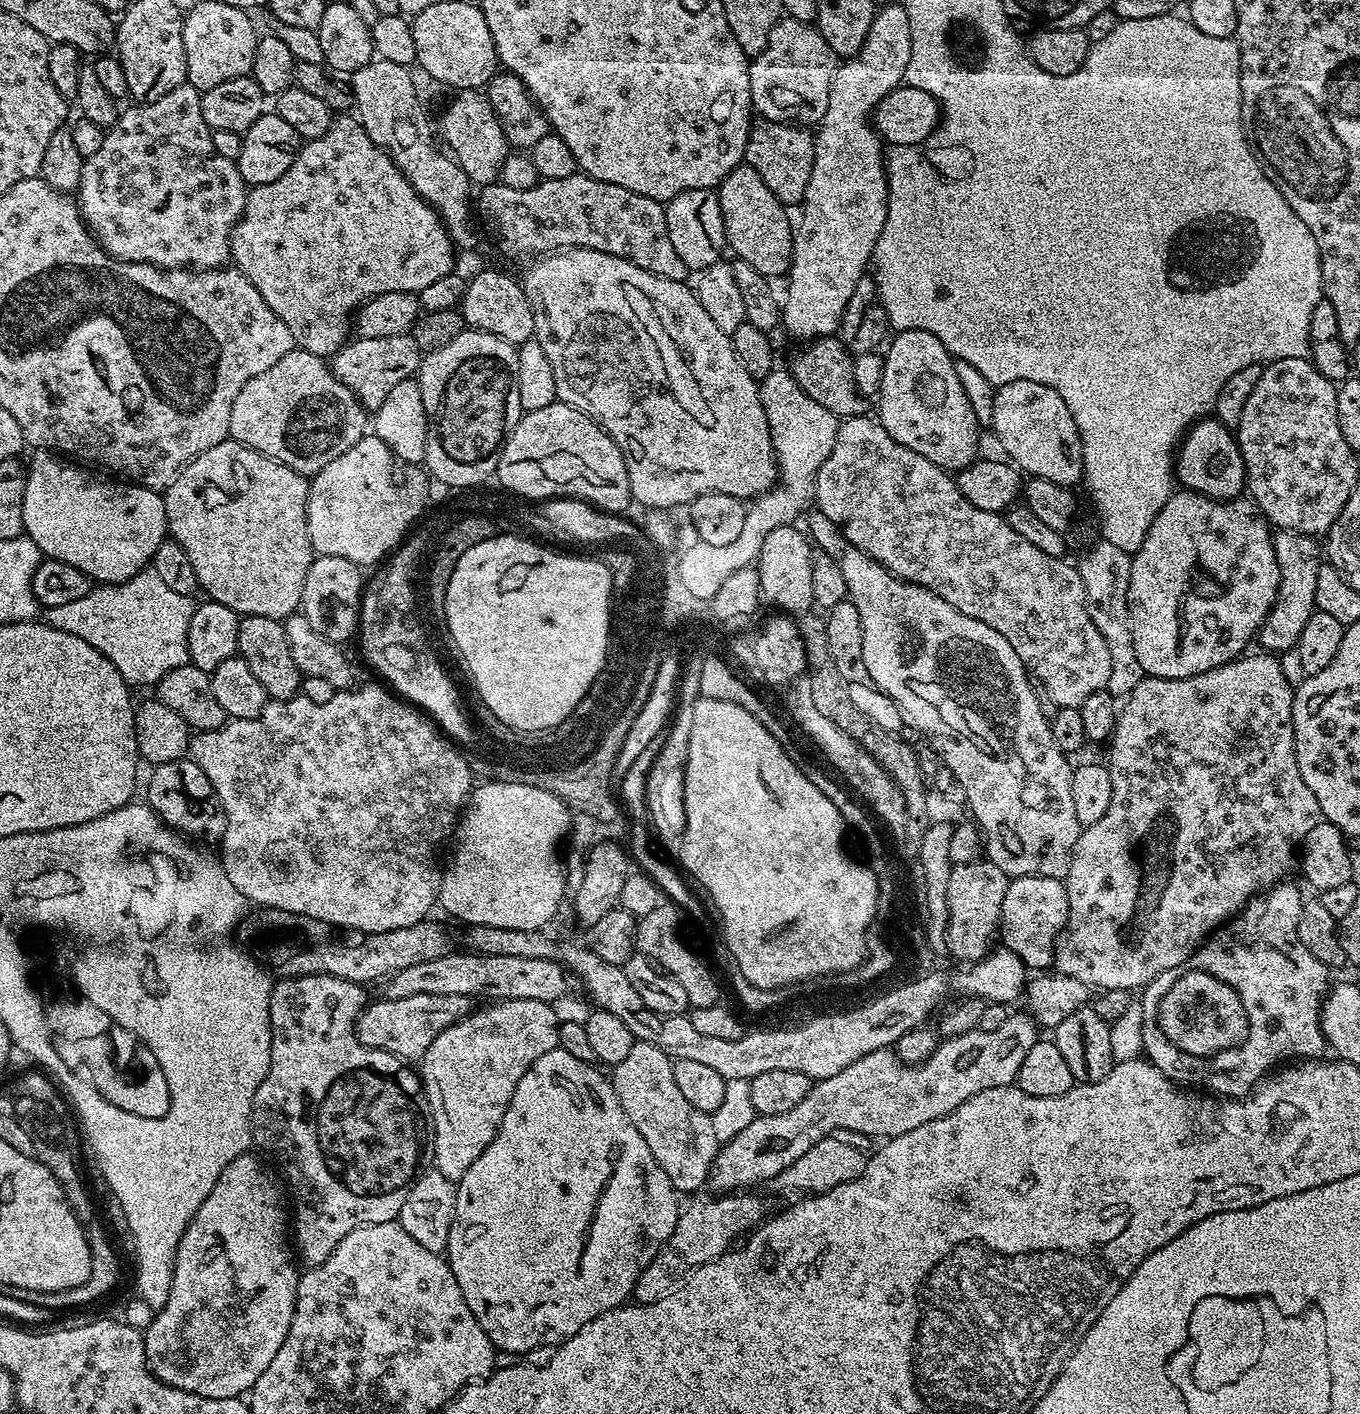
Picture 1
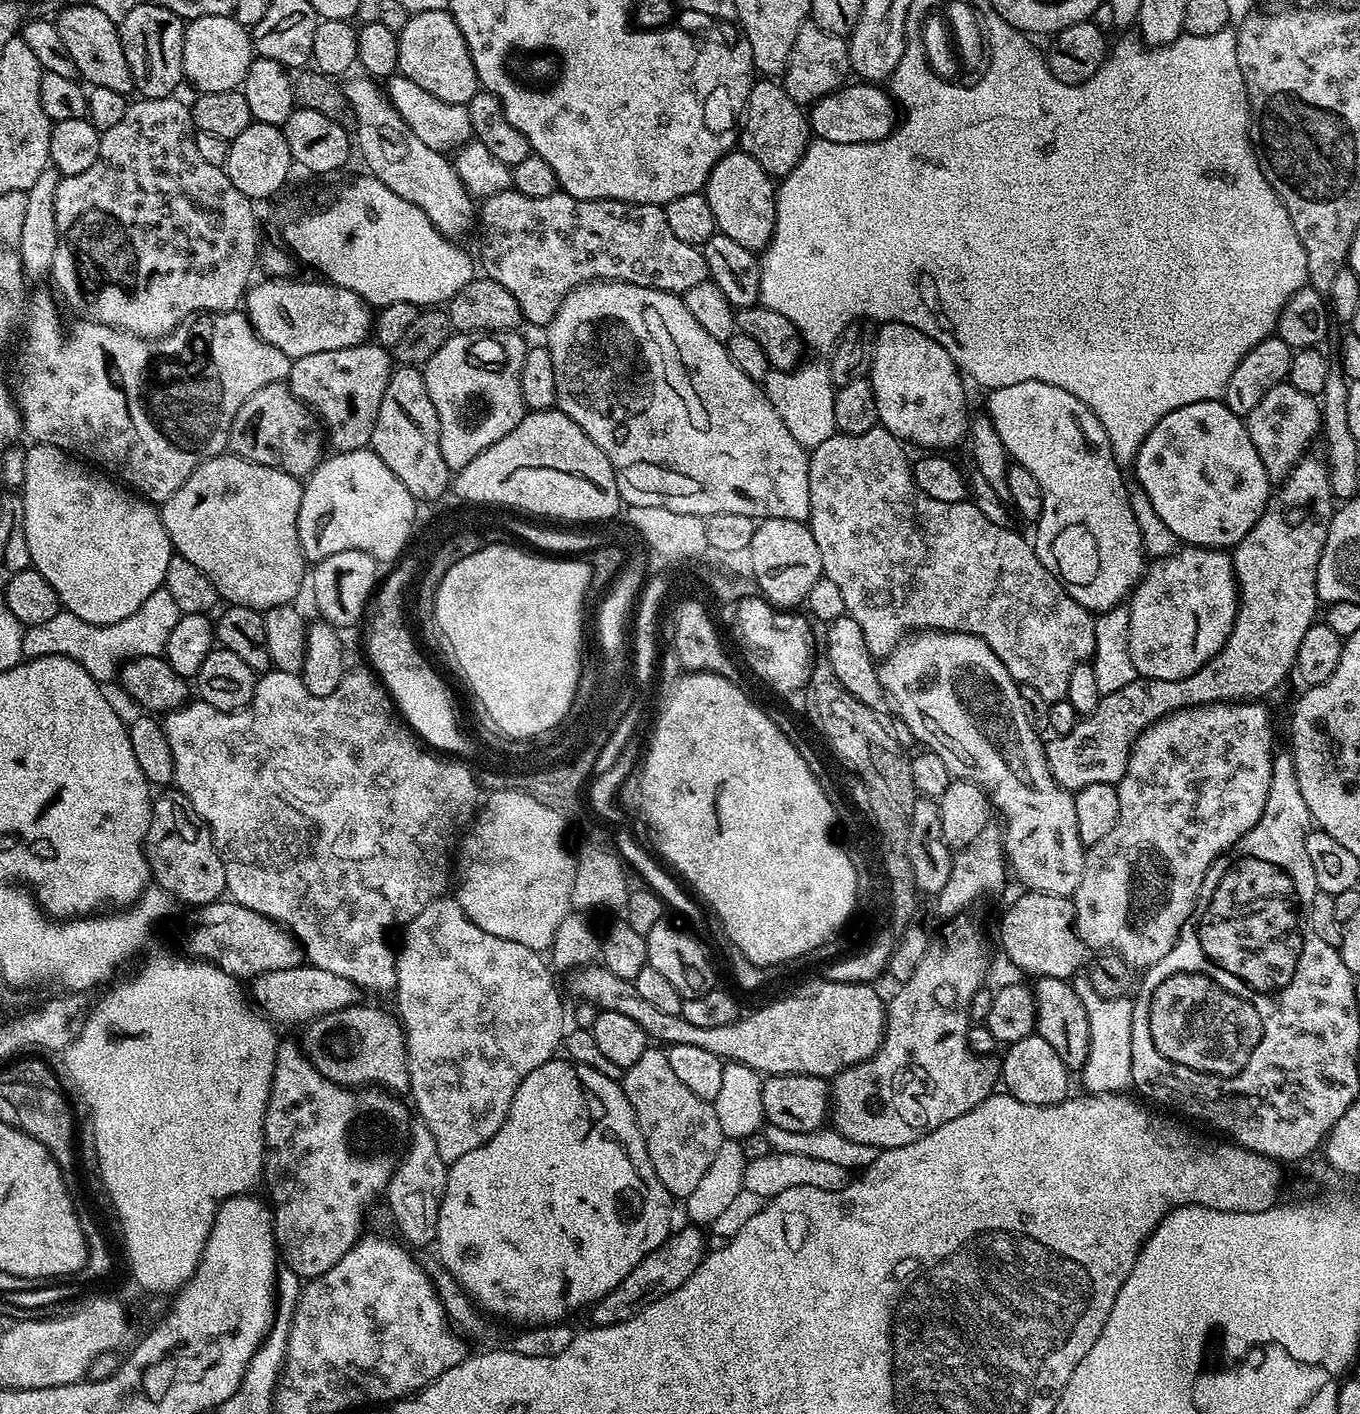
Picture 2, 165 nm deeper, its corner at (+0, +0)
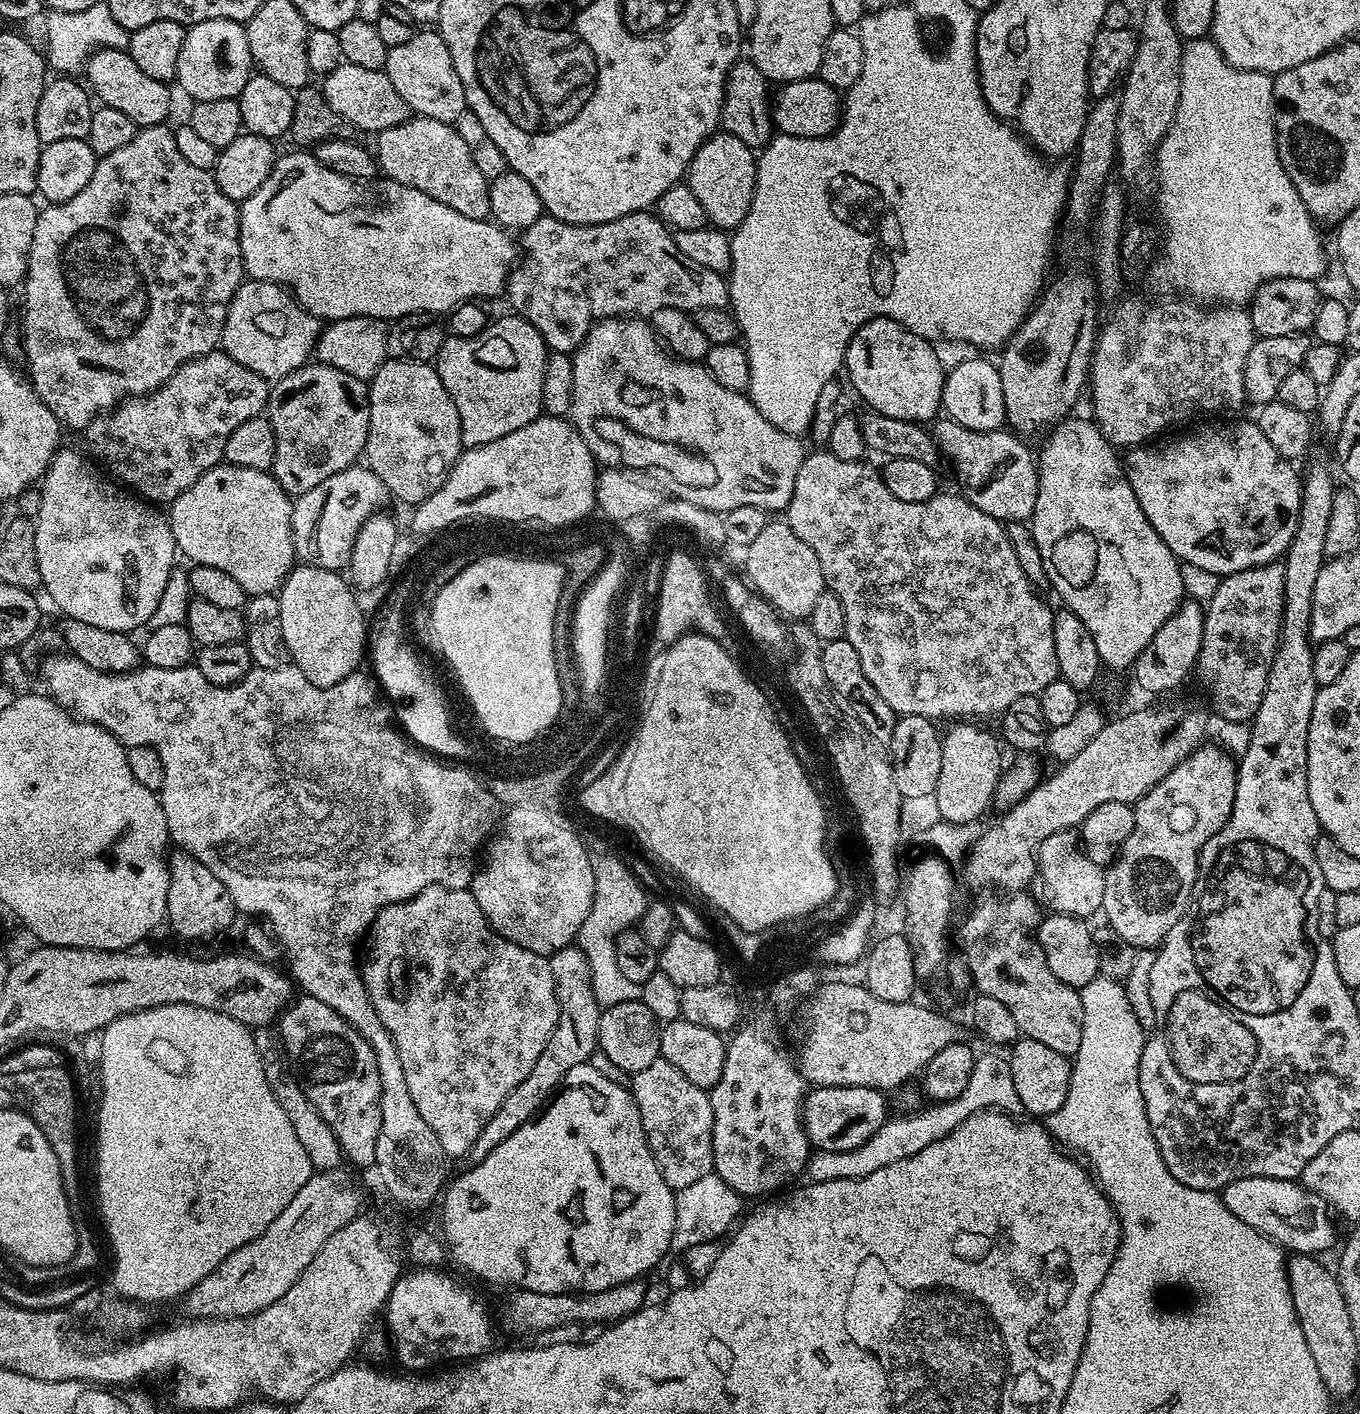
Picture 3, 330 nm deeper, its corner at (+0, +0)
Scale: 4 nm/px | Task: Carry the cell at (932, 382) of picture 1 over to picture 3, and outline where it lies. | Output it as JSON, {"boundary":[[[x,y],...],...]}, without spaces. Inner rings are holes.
{"boundary":[[[878,318],[863,324],[850,338],[843,371],[871,411],[889,418],[932,422],[942,412],[946,375],[945,365],[940,365],[940,356],[932,348],[933,341],[923,340],[898,322]]]}

